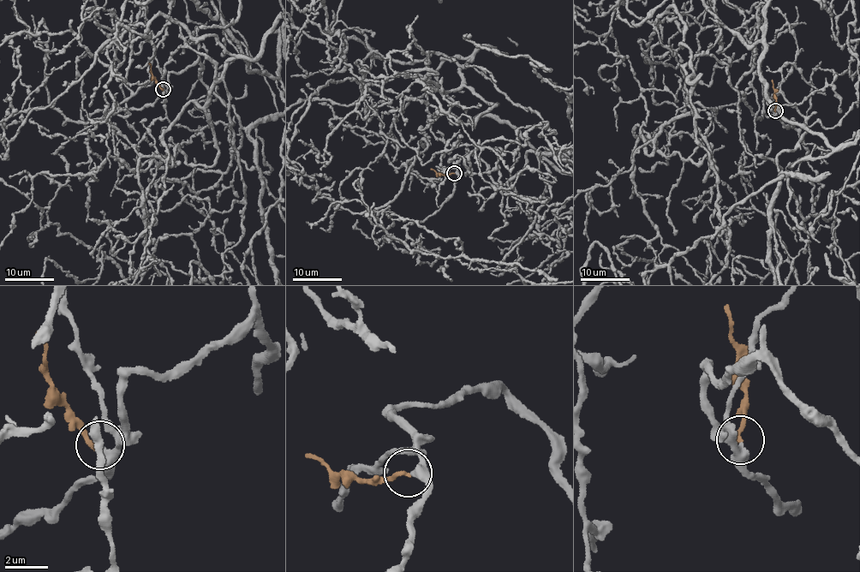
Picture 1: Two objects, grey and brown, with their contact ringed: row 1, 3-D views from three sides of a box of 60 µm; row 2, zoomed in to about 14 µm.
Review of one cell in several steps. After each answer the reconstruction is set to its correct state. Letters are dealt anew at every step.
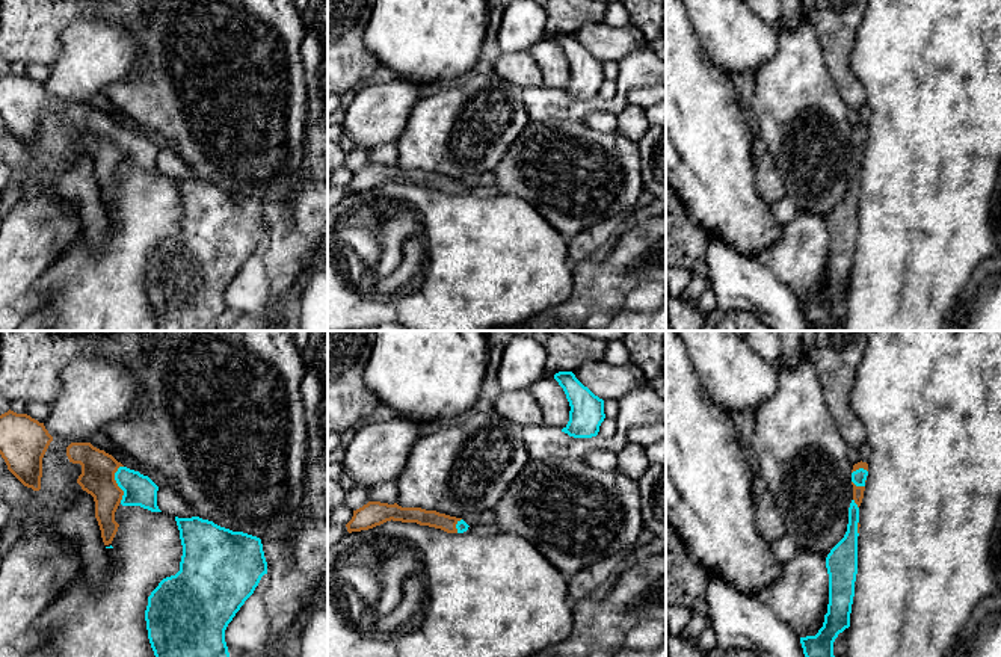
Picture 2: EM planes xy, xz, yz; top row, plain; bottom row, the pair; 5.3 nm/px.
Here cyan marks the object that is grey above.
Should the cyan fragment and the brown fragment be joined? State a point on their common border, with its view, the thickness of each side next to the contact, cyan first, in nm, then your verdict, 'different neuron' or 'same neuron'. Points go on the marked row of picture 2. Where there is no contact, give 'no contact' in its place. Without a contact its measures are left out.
xy (117, 482) | 170/180 nm | same neuron

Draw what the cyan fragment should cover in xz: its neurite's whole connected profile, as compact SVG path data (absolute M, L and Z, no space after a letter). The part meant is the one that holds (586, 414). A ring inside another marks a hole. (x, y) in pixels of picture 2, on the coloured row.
M559 372L554 379L563 388L571 406L569 421L562 432L574 438L596 436L605 418L604 400L584 387L572 372Z

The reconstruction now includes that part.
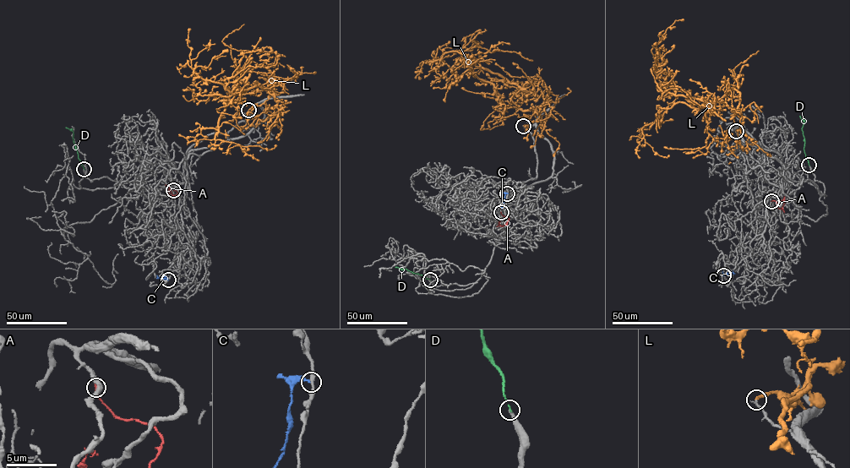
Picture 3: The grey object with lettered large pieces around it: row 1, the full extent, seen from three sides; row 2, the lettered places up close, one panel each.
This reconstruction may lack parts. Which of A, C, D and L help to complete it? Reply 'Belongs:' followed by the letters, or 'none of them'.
Belongs: none of them

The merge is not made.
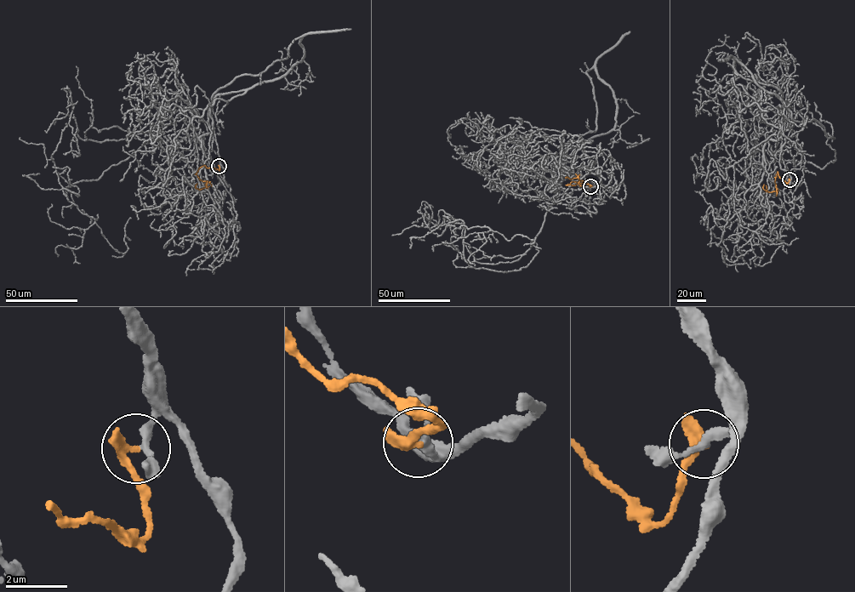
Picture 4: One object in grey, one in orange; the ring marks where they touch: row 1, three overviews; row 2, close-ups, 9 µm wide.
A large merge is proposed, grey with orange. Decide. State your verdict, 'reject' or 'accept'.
accept

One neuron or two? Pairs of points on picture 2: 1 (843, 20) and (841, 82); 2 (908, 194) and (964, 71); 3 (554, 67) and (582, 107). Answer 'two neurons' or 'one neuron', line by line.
1: one neuron
2: one neuron
3: two neurons

